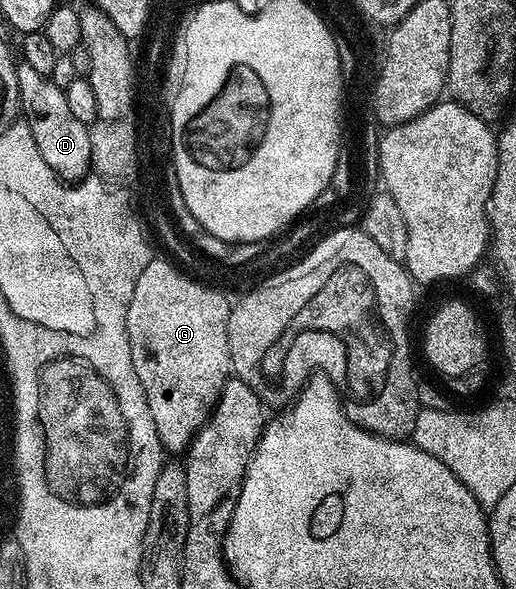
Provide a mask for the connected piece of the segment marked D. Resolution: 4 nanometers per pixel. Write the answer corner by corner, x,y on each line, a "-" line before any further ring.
17,61
16,75
20,89
20,110
23,121
28,123
34,136
34,144
38,144
38,152
42,152
42,160
50,164
50,168
65,183
76,184
89,177
92,167
90,146
91,132
89,127
70,112
70,104
66,104
64,88
54,84
49,75
34,72
30,64

